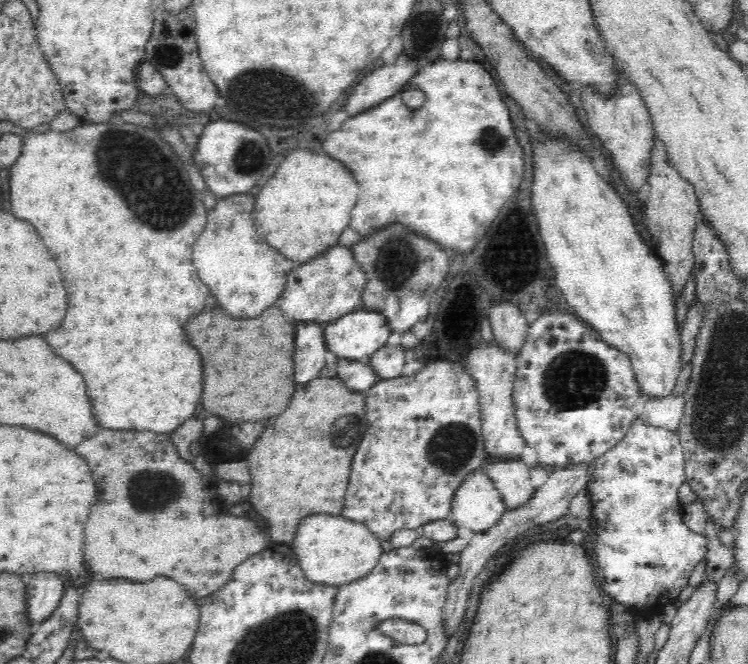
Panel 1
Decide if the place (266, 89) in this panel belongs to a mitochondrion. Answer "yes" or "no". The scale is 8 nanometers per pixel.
yes

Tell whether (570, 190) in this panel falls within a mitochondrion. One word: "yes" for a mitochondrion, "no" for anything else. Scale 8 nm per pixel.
no

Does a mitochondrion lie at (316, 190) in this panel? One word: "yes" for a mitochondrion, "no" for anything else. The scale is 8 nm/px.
no

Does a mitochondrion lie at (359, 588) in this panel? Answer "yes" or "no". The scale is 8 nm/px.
no

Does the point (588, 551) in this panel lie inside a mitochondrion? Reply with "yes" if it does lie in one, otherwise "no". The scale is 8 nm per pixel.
no

